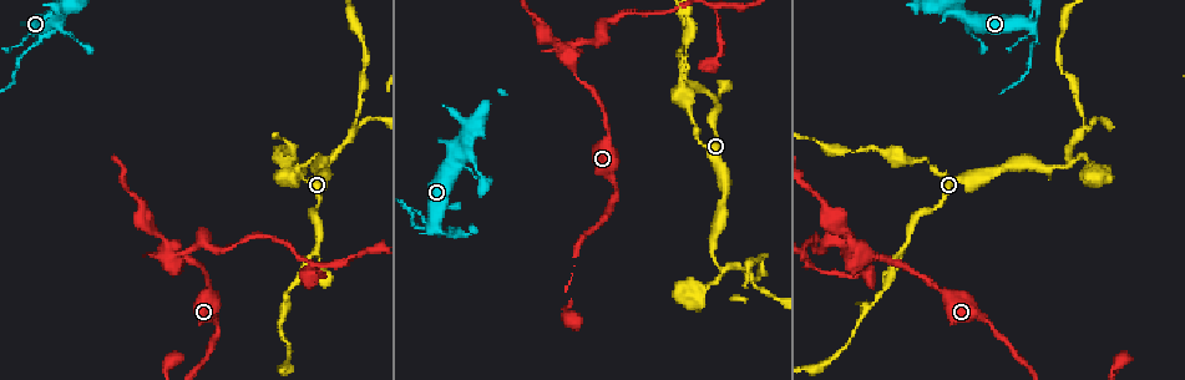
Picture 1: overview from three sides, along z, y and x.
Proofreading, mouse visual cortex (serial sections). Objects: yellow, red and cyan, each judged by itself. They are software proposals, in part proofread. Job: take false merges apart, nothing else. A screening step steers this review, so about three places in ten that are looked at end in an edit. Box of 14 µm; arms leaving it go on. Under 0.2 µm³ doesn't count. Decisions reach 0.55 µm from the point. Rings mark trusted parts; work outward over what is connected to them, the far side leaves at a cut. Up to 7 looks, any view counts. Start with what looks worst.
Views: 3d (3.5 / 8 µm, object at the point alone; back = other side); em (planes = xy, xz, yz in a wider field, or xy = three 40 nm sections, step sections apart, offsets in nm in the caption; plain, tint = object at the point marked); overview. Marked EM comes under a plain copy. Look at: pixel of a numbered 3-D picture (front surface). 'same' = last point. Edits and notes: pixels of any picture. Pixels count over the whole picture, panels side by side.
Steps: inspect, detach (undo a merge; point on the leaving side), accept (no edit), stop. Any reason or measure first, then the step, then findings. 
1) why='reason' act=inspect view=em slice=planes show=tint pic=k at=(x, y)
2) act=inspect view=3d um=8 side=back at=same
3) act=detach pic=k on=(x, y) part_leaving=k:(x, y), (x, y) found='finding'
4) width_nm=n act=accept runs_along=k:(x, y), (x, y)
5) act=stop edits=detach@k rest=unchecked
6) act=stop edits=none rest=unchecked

why='three-way junction' act=inspect view=3d um=3.5 pic=1 at=(168, 244)

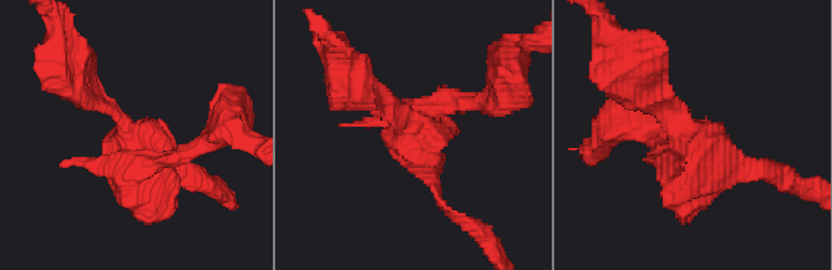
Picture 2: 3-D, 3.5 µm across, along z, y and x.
act=inspect view=em slice=xy step=5 show=tint pic=2 at=(678, 136)

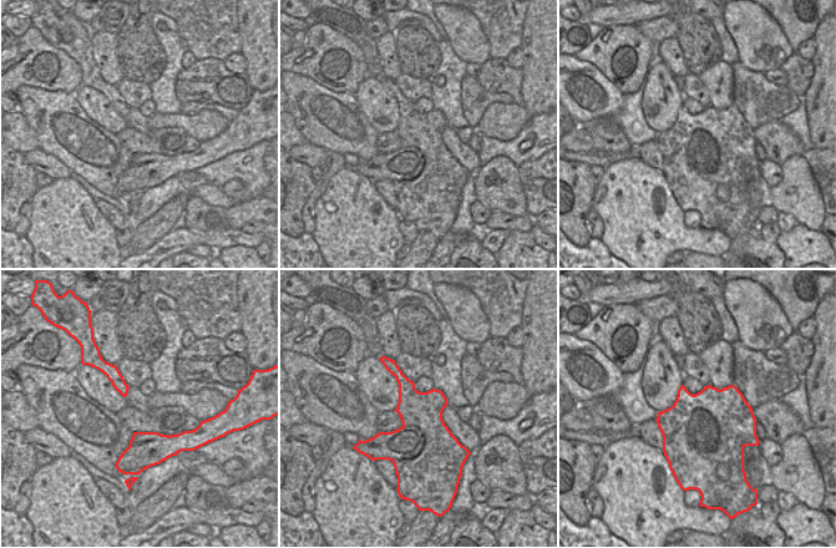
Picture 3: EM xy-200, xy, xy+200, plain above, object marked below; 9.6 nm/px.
act=detach pic=2 on=(199, 149) part_leaving=2:(151, 161), (189, 153), (227, 123) found='a second cell is stuck on'

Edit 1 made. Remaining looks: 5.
why='three arms meet' act=inspect view=3d um=3.5 pic=1 at=(753, 279)

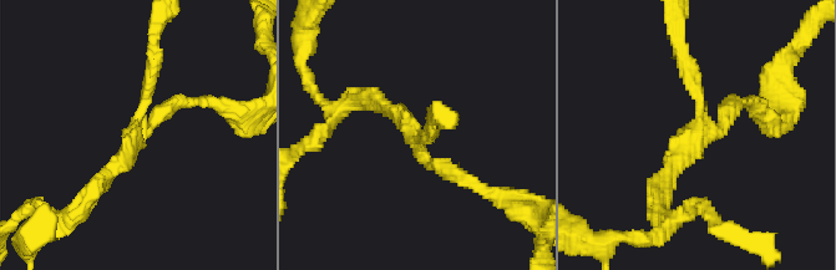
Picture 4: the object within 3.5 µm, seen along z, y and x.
arms=3 arm_widths_nm=200,200,200 act=inspect view=em slice=planes show=tint pic=4 at=(135, 124)

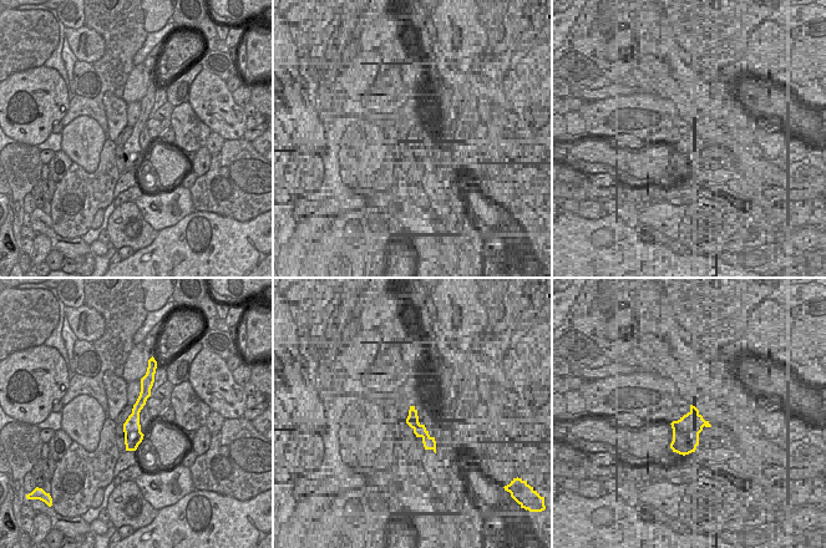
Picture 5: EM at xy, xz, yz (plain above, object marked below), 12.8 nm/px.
act=inspect view=em slice=xy step=2 show=tint at=same

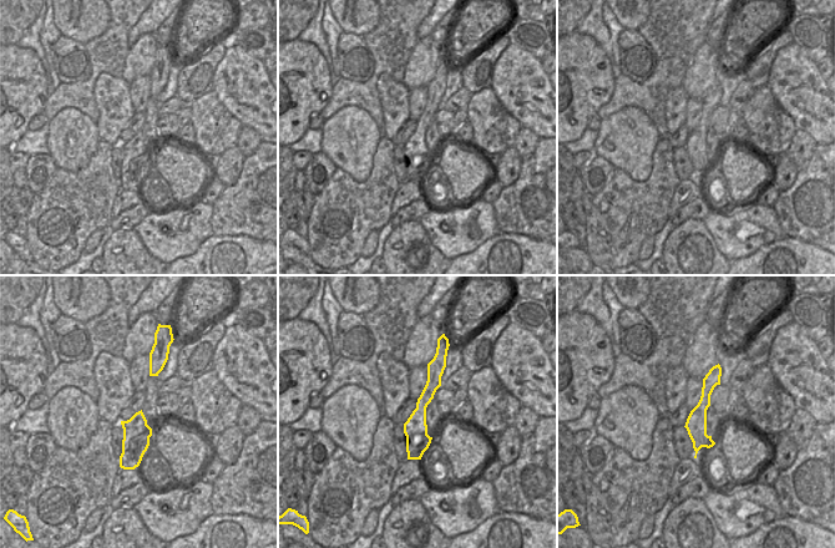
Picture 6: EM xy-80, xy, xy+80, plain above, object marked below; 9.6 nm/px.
act=accept runs_along=6:(438, 365), (410, 456) found='continuous, no second cell'

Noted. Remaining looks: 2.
why='calibre changes' act=inspect view=3d um=8 pic=1 at=(1034, 27)

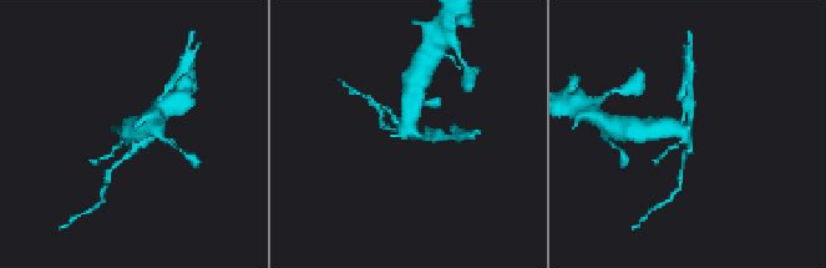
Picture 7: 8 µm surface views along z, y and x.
act=inspect view=em slice=xy step=1 show=tint pic=7 at=(411, 129)

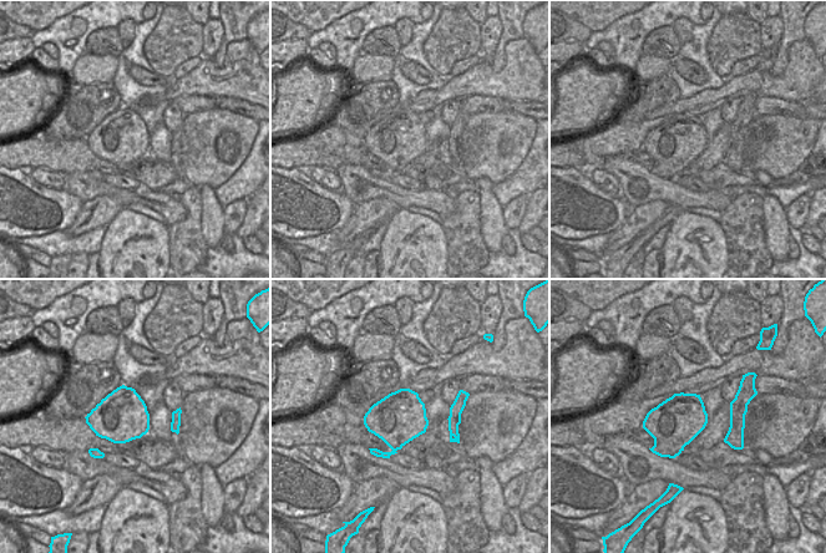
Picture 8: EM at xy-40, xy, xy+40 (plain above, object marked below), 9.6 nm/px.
act=detach pic=7 on=(687, 105) found='a second cell is stuck on'

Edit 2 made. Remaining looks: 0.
act=stop edits=detach@2,detach@7 rest=unchecked

